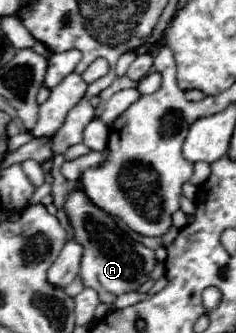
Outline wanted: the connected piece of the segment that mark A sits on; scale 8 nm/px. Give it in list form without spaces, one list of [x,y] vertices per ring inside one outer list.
[[[77,180],[75,190],[67,196],[63,210],[73,226],[73,238],[83,246],[79,278],[83,280],[83,286],[93,288],[99,294],[101,302],[113,304],[115,296],[137,290],[141,284],[149,280],[149,274],[157,264],[155,252],[145,248],[141,242],[133,242],[129,238],[125,240],[123,230],[115,224],[115,218],[99,206],[95,206],[93,202],[89,202],[89,198],[83,192],[81,180]]]

